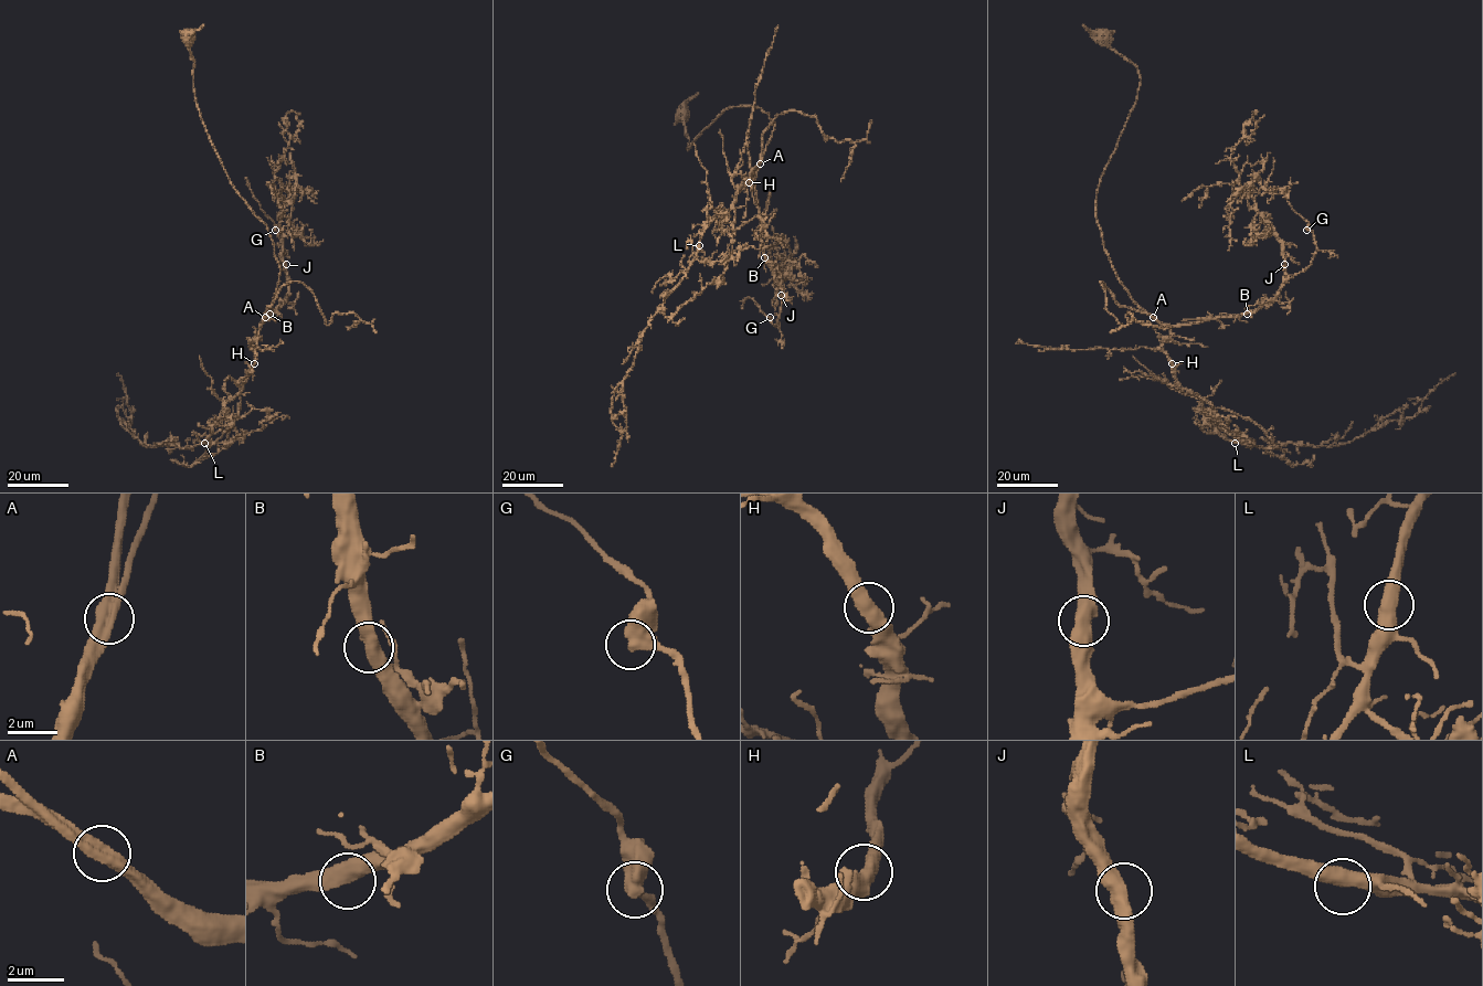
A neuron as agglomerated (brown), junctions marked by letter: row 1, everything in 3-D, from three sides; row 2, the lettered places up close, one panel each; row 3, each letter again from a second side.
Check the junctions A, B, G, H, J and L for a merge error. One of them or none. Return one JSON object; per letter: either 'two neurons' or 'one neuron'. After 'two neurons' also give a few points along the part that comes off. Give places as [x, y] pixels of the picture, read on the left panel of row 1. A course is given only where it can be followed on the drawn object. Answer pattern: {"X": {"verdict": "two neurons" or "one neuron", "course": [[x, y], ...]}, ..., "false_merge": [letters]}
{"A": {"verdict": "one neuron"}, "B": {"verdict": "one neuron"}, "G": {"verdict": "one neuron"}, "H": {"verdict": "one neuron"}, "J": {"verdict": "one neuron"}, "L": {"verdict": "one neuron"}, "false_merge": []}

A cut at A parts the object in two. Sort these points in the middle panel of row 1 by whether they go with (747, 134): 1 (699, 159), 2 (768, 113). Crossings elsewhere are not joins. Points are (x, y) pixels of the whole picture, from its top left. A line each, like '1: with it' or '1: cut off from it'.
1: with it
2: cut off from it

